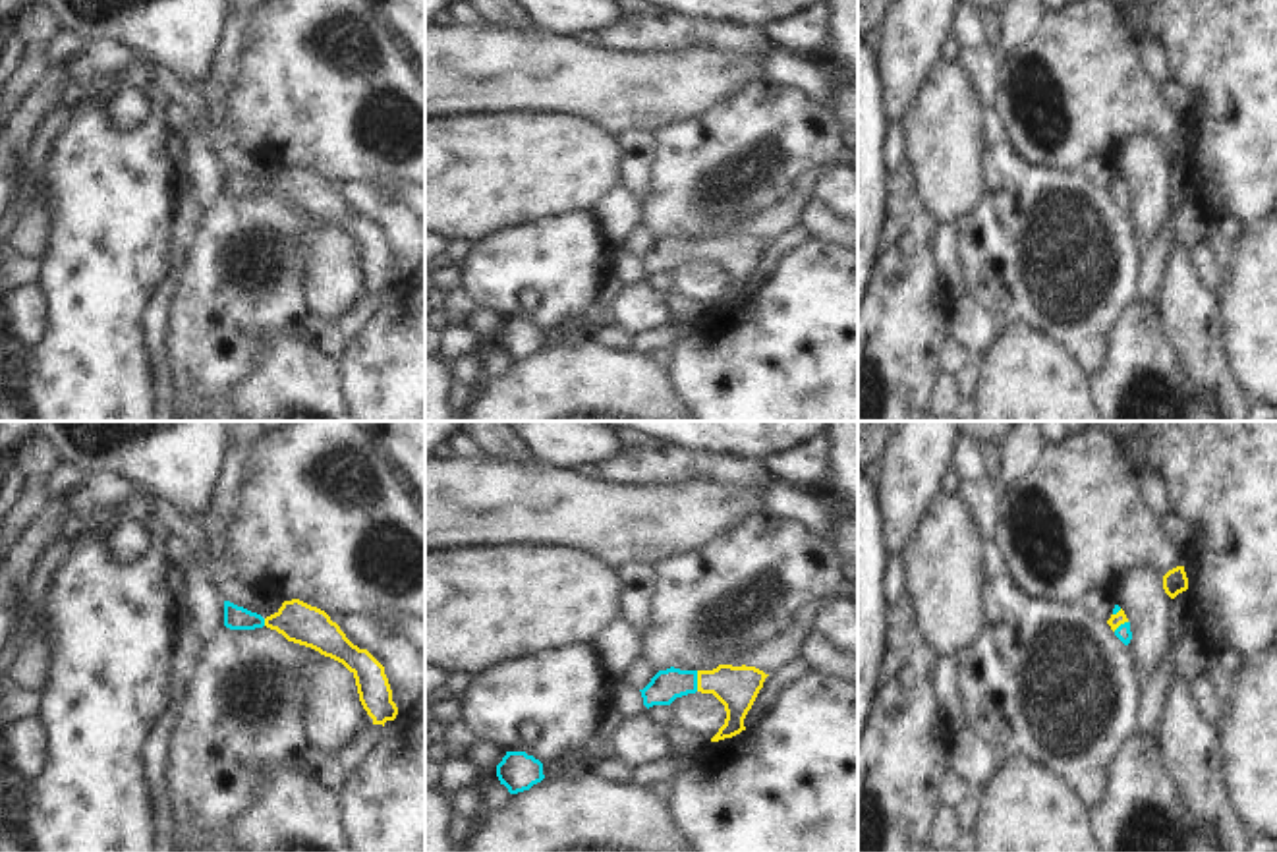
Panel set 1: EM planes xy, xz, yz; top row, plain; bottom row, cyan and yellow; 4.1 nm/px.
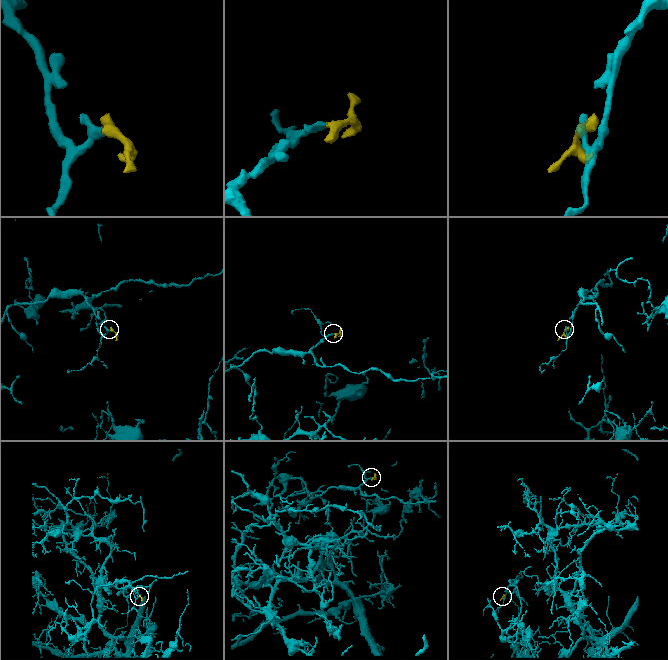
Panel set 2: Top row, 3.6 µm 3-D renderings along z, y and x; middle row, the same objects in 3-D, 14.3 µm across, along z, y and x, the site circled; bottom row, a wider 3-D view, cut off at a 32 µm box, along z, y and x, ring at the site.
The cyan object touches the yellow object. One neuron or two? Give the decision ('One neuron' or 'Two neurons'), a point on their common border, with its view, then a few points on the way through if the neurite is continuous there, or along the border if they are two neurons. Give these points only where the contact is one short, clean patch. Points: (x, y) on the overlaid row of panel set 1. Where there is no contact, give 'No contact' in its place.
One neuron. Touches cyan at xz (696, 681). Path across: xz (665, 686), (696, 681), (721, 681), (737, 688).

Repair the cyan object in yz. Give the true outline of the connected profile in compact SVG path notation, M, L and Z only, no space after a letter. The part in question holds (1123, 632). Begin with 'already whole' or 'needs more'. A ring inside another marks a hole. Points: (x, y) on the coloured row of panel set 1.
needs more | M1115 605L1113 614L1111 614L1111 618L1107 620L1107 624L1111 626L1111 630L1115 632L1115 636L1117 636L1124 645L1130 643L1130 639L1132 639L1130 622L1128 622L1124 611L1122 611L1119 605Z

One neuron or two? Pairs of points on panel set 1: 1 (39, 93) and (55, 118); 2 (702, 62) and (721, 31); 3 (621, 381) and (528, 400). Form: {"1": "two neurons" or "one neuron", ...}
{"1": "two neurons", "2": "two neurons", "3": "one neuron"}

